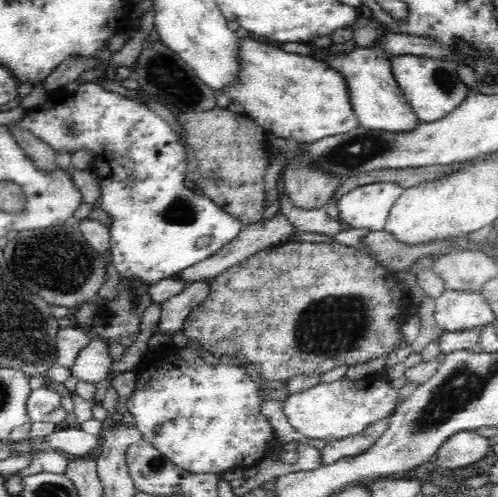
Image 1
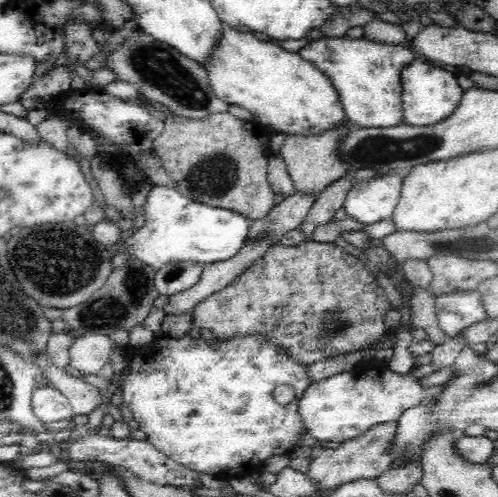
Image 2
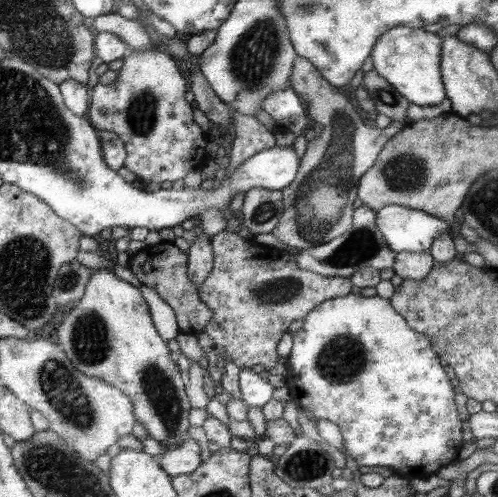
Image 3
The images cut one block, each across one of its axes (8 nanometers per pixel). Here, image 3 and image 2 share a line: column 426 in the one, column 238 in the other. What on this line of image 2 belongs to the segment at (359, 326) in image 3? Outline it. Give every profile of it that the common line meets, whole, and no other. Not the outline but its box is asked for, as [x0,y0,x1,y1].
[124,336,312,478]

